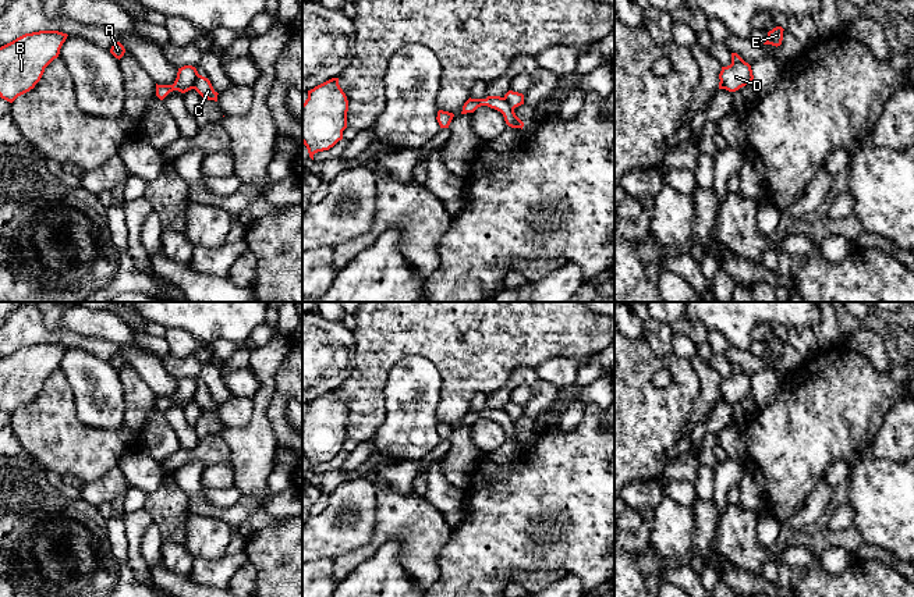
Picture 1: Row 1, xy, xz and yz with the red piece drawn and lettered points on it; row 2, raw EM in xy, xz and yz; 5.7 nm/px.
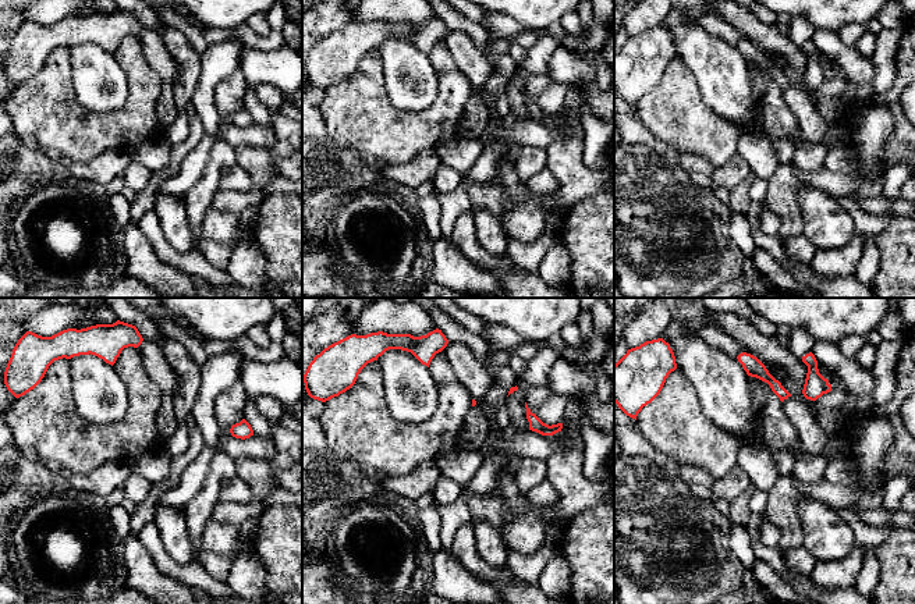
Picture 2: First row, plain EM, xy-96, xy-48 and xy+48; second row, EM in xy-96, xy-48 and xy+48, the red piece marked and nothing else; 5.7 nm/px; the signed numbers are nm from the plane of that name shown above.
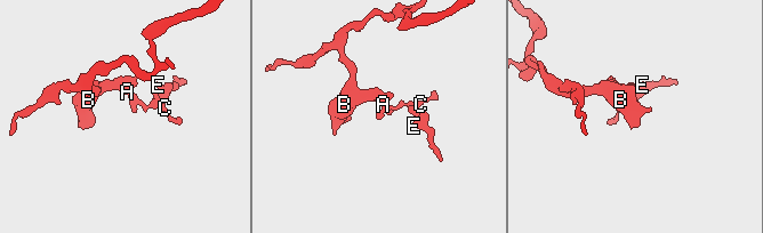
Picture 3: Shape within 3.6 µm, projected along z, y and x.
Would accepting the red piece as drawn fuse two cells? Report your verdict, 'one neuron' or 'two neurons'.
two neurons

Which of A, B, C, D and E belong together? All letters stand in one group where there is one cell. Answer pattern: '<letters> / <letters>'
A B D E / C

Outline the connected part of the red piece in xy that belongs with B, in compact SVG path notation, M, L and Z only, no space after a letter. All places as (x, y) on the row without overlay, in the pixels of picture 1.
M25 345L0 359L0 409L13 415L40 392L45 380L59 369L67 345Z

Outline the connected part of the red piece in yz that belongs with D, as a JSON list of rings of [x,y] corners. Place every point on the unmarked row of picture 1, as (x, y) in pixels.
[[[731,365],[731,376],[722,379],[719,391],[723,401],[736,404],[754,391],[751,377],[745,374],[737,365]]]

